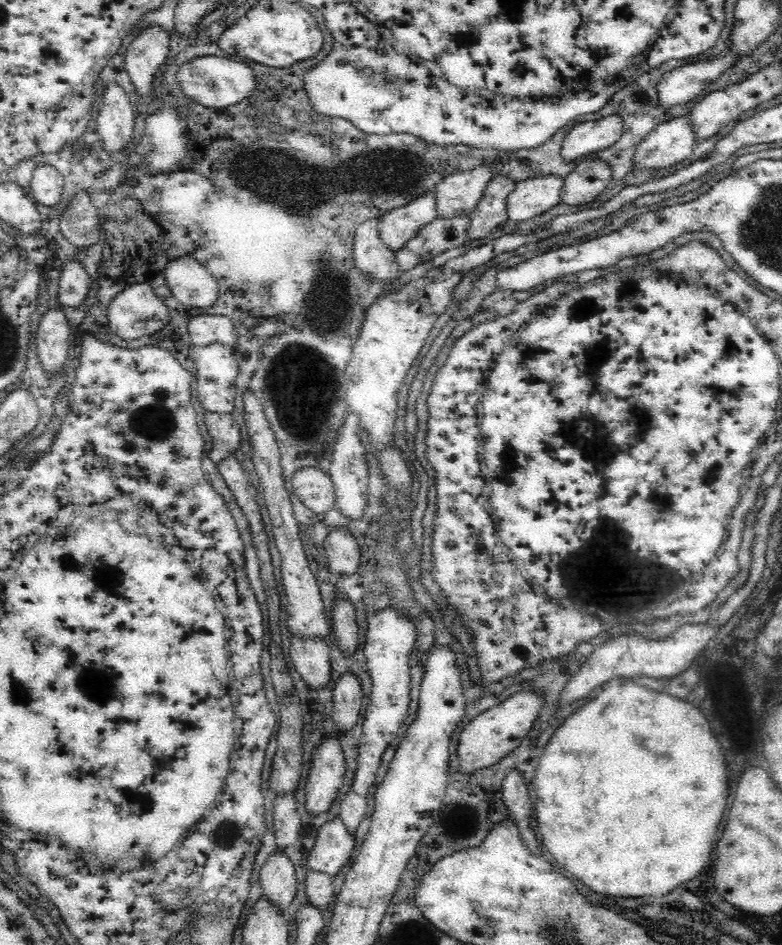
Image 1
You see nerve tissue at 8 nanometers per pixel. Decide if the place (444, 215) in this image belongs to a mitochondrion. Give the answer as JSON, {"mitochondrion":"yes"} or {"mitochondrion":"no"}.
{"mitochondrion":"no"}

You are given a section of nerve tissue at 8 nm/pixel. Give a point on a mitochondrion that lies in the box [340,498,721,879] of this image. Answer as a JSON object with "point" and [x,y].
{"point":[459,827]}

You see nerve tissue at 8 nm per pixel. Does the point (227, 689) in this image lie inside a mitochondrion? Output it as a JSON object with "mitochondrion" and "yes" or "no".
{"mitochondrion":"no"}

